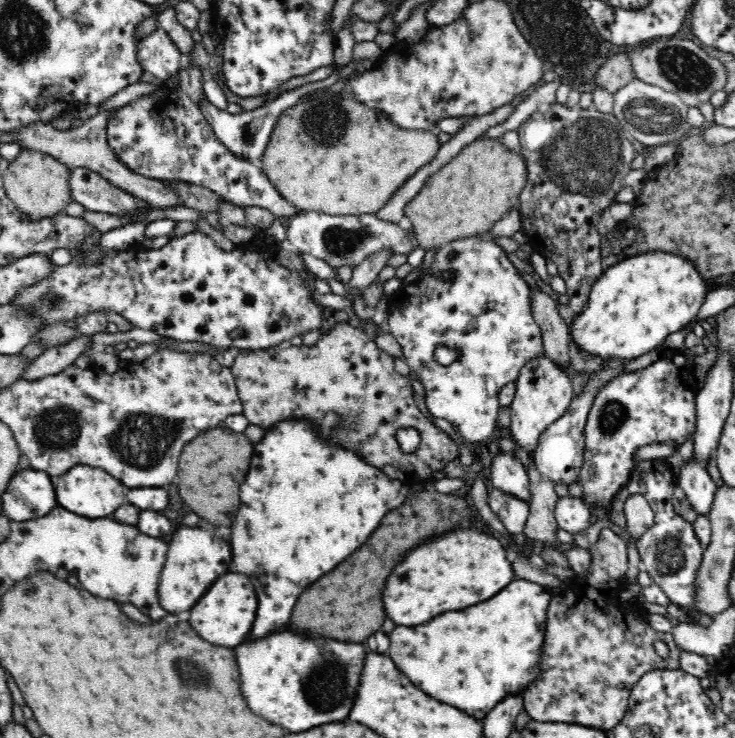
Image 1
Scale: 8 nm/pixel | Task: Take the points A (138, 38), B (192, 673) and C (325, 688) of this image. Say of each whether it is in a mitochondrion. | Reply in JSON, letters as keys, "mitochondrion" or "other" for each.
{"A":"other","B":"mitochondrion","C":"mitochondrion"}

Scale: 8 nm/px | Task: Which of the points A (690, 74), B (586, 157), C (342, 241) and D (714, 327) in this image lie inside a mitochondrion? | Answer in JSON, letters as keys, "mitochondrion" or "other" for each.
{"A":"mitochondrion","B":"mitochondrion","C":"mitochondrion","D":"other"}

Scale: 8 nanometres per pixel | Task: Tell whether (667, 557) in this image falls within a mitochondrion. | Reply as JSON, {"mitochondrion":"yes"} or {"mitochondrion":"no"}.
{"mitochondrion":"yes"}

